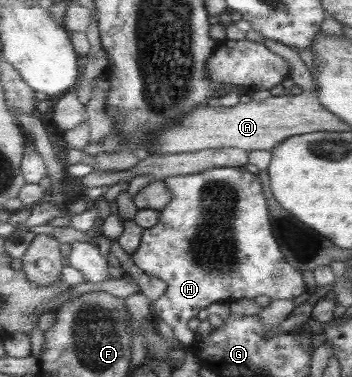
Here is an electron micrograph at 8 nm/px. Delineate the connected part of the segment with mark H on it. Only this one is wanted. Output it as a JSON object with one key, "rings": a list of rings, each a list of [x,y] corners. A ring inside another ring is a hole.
{"rings":[[[239,166],[211,168],[191,175],[166,177],[162,181],[171,199],[159,211],[157,223],[143,228],[138,246],[131,250],[131,257],[139,271],[165,283],[163,294],[150,301],[151,315],[171,328],[173,338],[180,345],[189,348],[193,343],[194,333],[187,329],[187,322],[208,305],[253,300],[259,295],[270,300],[293,300],[304,292],[306,286],[301,272],[284,260],[271,235],[265,197],[253,169]]]}

